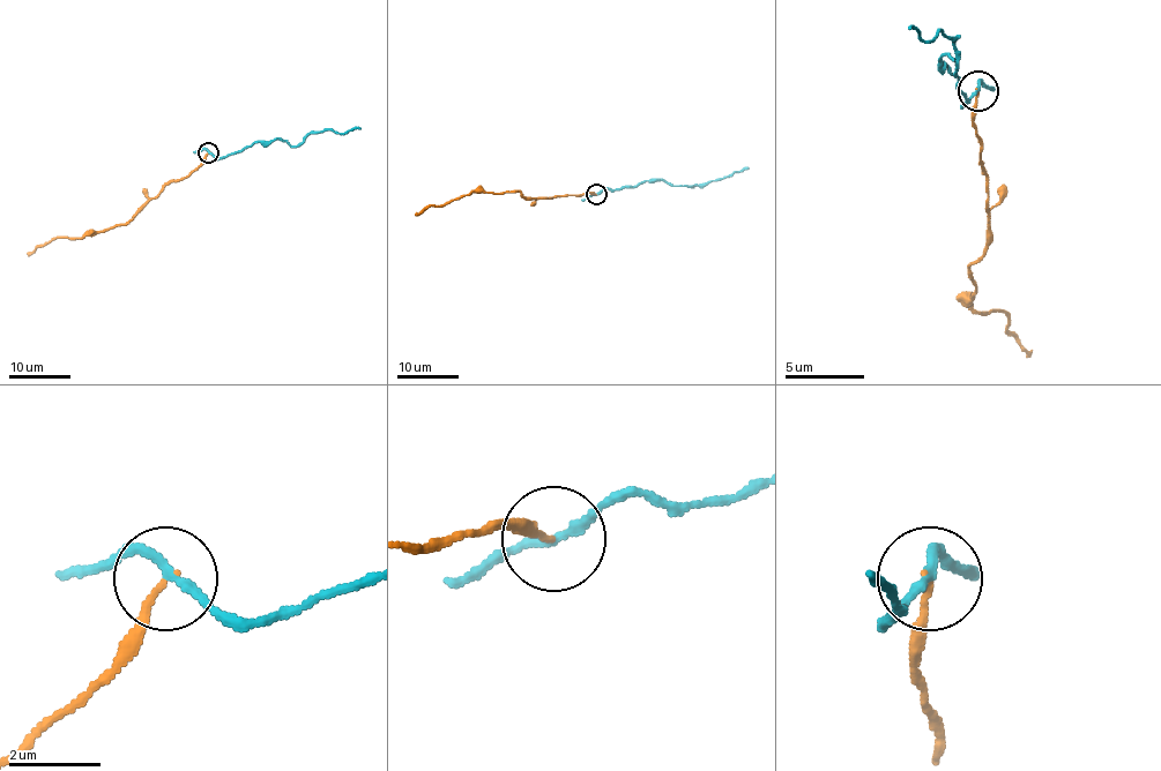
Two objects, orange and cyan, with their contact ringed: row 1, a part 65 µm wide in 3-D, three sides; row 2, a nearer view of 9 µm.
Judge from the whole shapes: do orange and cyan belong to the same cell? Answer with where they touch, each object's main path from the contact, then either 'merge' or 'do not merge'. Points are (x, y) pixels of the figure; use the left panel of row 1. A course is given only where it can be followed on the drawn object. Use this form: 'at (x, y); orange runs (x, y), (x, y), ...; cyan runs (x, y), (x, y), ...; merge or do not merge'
at (208, 152); orange runs (207, 152), (190, 176), (169, 181), (125, 224), (80, 238), (51, 239), (28, 255); cyan runs (207, 152), (221, 158), (255, 143), (281, 139), (298, 146), (309, 134), (327, 129), (343, 134), (359, 129); do not merge

